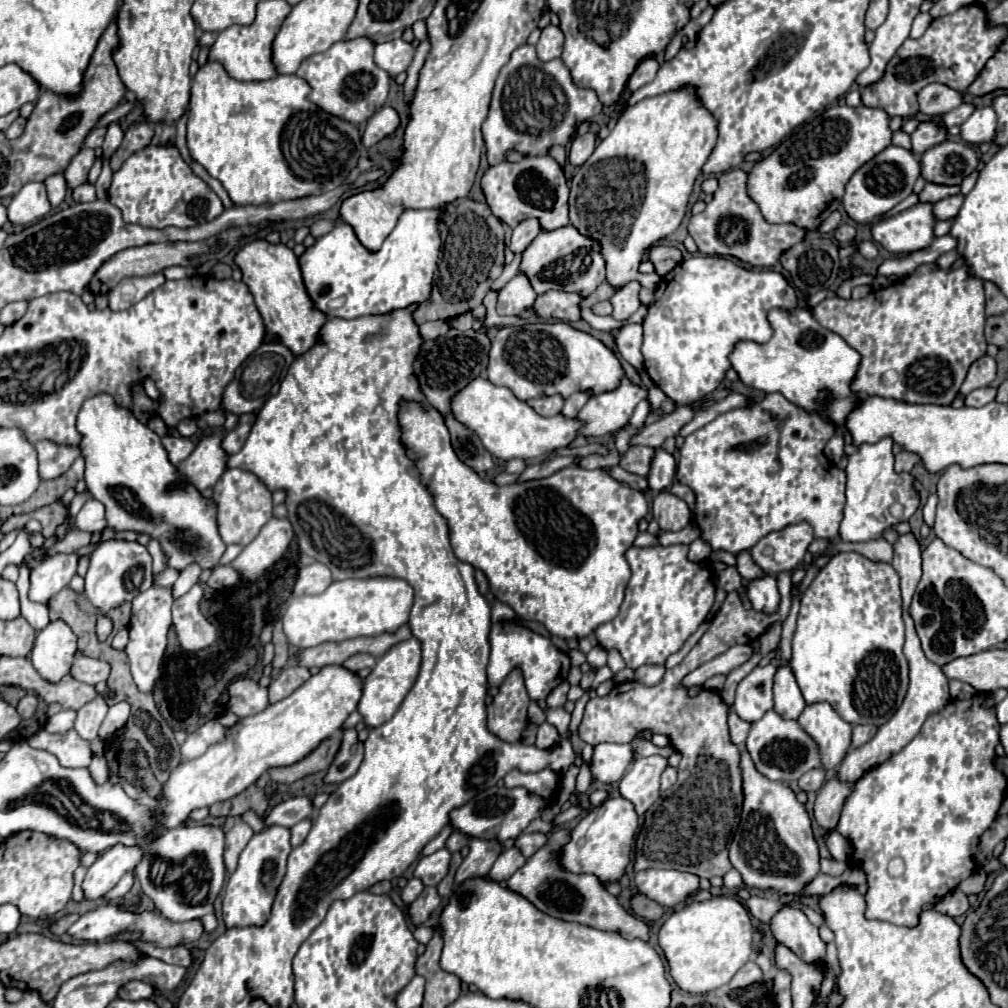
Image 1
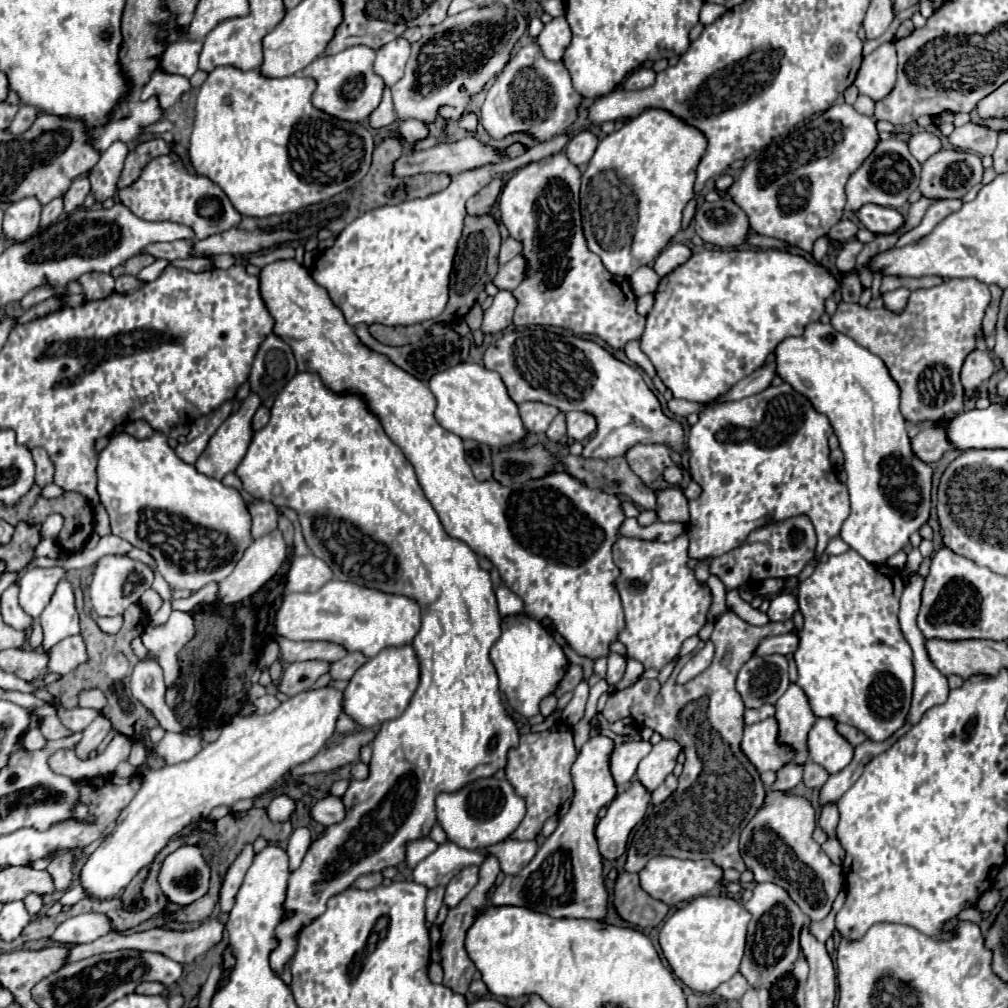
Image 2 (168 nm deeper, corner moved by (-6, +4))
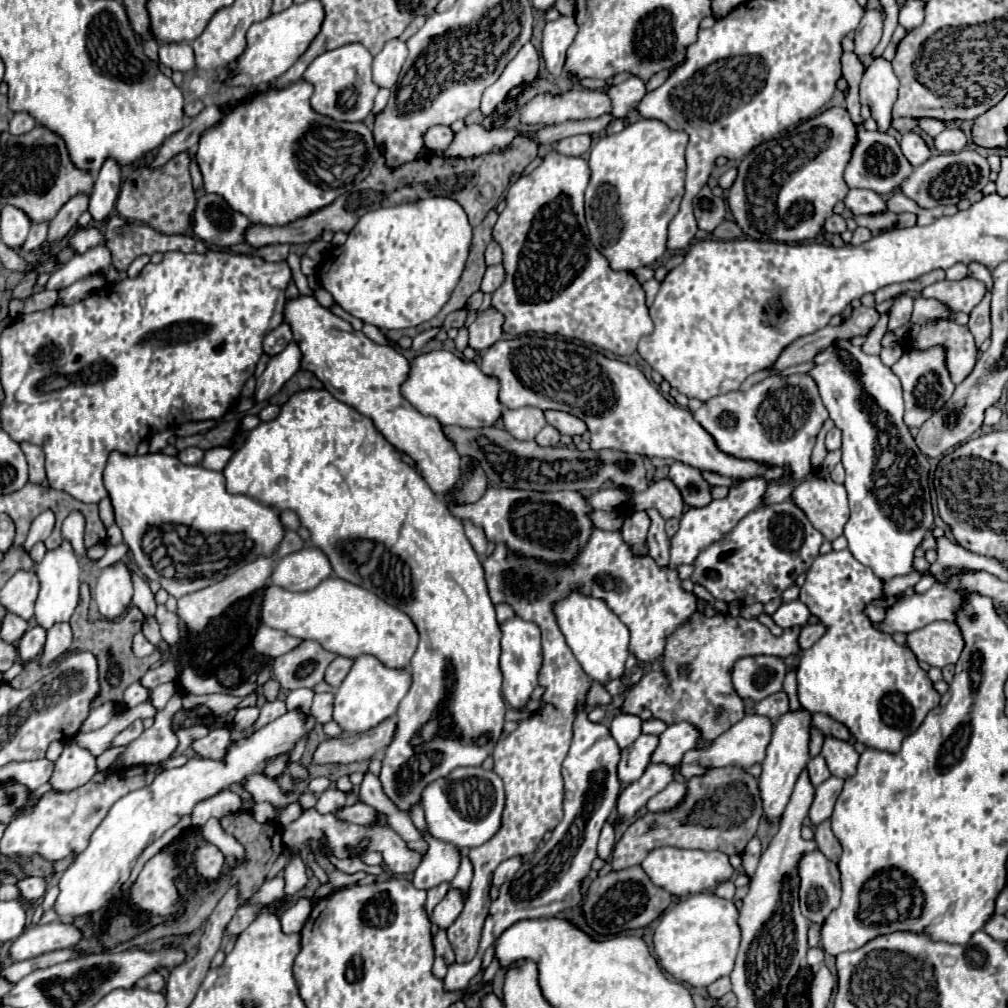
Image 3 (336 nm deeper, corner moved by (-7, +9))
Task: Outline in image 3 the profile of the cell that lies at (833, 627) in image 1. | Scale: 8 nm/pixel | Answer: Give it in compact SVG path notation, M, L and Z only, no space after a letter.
M833 550L813 562L801 588L799 600L809 608L813 616L817 616L827 626L827 632L819 642L815 642L809 650L801 654L797 666L797 696L805 710L823 712L833 720L845 724L853 738L865 744L867 748L897 754L903 738L913 734L923 724L925 716L933 708L937 708L941 696L933 688L933 682L919 666L919 660L911 650L897 644L893 636L873 630L871 620L867 618L863 608L873 598L881 596L881 588L883 582L867 566L855 560L849 550Z

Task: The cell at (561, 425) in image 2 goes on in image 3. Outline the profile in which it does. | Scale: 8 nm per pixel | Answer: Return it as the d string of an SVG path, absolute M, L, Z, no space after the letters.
M545 426L537 436L535 442L539 446L557 446L559 444L559 432L553 430L553 426Z

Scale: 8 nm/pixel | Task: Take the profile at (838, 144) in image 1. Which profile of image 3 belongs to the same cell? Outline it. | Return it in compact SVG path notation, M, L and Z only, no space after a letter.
M829 108L795 130L753 148L741 160L737 180L727 196L729 210L743 234L753 240L773 242L815 238L823 222L833 214L833 206L849 192L843 170L849 162L853 142L857 142L857 128L849 112L845 108Z

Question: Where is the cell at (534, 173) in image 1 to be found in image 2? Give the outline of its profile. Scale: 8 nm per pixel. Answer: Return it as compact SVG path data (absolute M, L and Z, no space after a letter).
M564 153L548 155L540 161L528 163L514 171L504 183L498 207L502 213L502 223L510 231L514 239L524 243L524 257L528 259L526 279L512 293L518 299L518 307L514 311L514 325L552 325L570 329L576 335L598 335L610 347L622 349L626 341L640 339L644 331L644 317L636 313L636 295L632 293L628 277L618 277L606 271L600 257L586 247L586 239L580 223L580 207L578 207L578 191L580 191L580 171L576 165L568 161Z

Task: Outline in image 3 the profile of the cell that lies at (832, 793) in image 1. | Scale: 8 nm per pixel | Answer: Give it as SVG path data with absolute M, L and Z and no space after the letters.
M829 820L821 822L821 826L815 828L815 842L817 842L817 850L823 852L831 862L839 862L841 844L839 844L837 838L833 836L831 822L829 822Z

